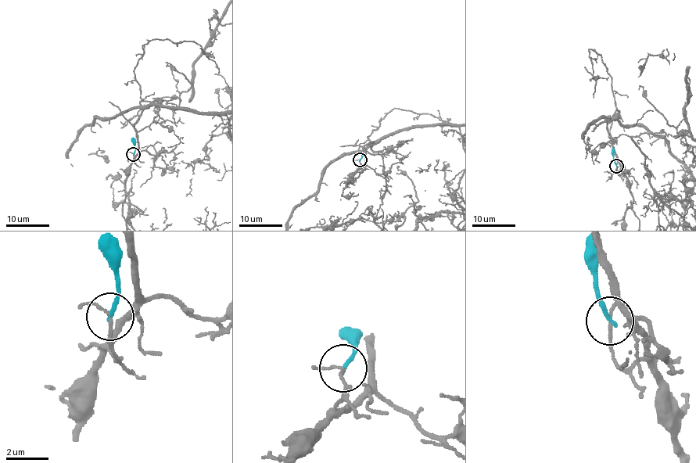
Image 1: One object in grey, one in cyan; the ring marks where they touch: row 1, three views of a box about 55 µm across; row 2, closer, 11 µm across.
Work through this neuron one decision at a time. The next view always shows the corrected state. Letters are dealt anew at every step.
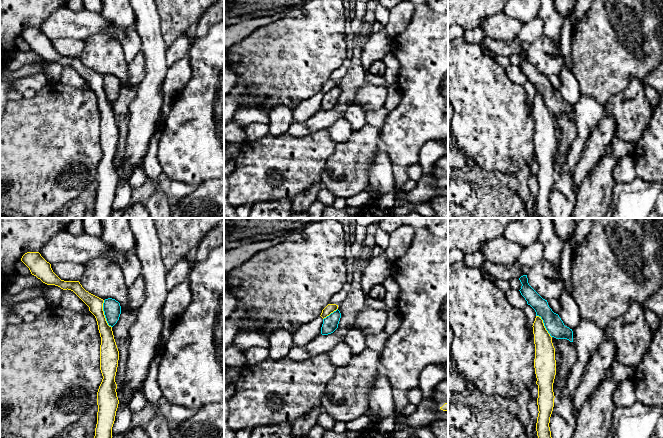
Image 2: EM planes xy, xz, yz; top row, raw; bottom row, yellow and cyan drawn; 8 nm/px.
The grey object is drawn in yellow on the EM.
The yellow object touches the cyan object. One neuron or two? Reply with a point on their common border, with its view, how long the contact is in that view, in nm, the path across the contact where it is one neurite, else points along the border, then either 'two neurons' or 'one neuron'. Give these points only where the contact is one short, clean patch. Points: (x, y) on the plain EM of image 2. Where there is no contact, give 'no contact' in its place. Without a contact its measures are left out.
meets yellow in xy at (103, 90); contact 240 nm long; border along xy (103, 76), (103, 90), (106, 98), (111, 103); two neurons

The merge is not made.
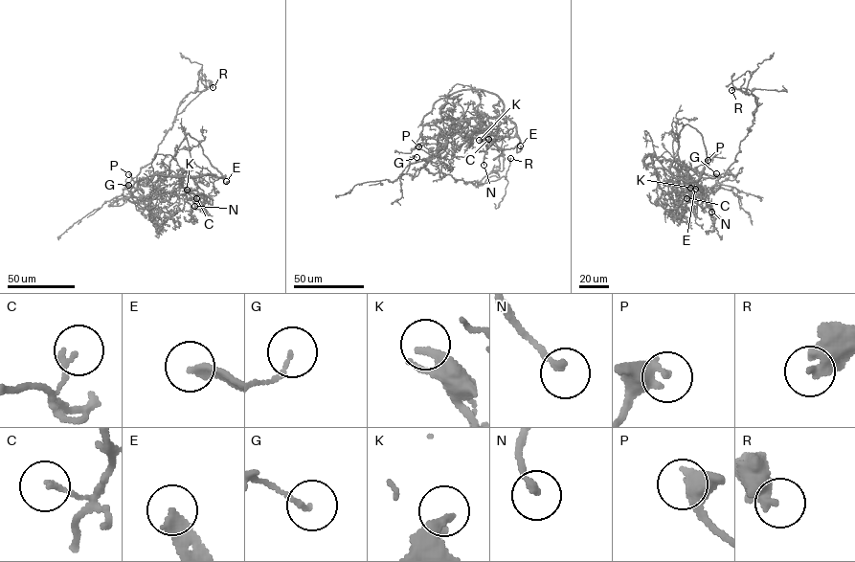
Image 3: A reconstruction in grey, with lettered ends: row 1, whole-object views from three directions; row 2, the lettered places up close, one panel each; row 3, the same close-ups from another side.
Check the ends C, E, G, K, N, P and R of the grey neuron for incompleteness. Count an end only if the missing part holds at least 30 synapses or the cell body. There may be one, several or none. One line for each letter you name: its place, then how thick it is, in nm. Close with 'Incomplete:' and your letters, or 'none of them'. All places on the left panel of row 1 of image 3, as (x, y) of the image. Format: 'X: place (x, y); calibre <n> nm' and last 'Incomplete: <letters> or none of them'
E: place (226, 181); calibre 320 nm
Incomplete: E

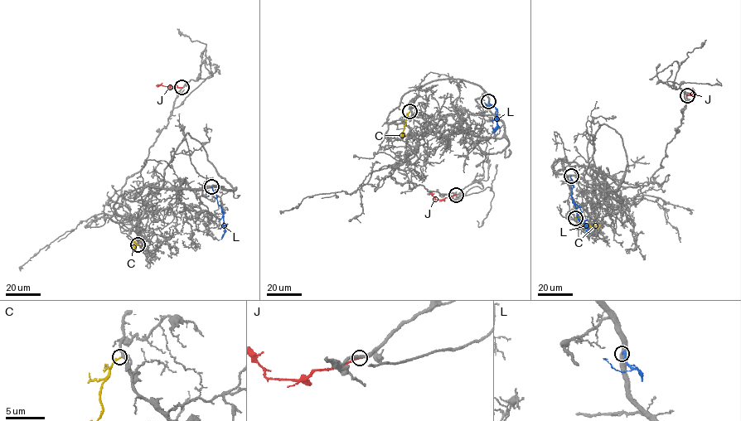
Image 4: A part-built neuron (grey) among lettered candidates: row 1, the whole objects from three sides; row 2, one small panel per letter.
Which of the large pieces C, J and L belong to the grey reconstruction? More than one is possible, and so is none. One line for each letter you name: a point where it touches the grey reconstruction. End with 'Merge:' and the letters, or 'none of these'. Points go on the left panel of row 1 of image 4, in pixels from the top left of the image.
C: Touches grey at (138, 244)
Merge: C

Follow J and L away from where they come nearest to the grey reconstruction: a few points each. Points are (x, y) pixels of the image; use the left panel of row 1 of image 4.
J: (181, 87), (157, 85)
L: (211, 186), (223, 212), (225, 231), (221, 239)

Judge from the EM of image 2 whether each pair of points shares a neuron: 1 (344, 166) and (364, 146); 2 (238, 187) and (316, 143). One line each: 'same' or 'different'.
1: same
2: same

